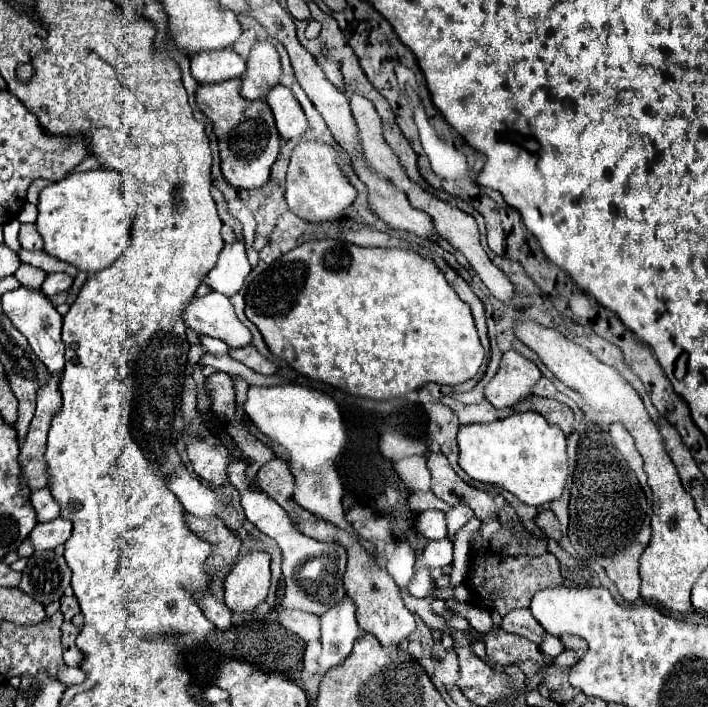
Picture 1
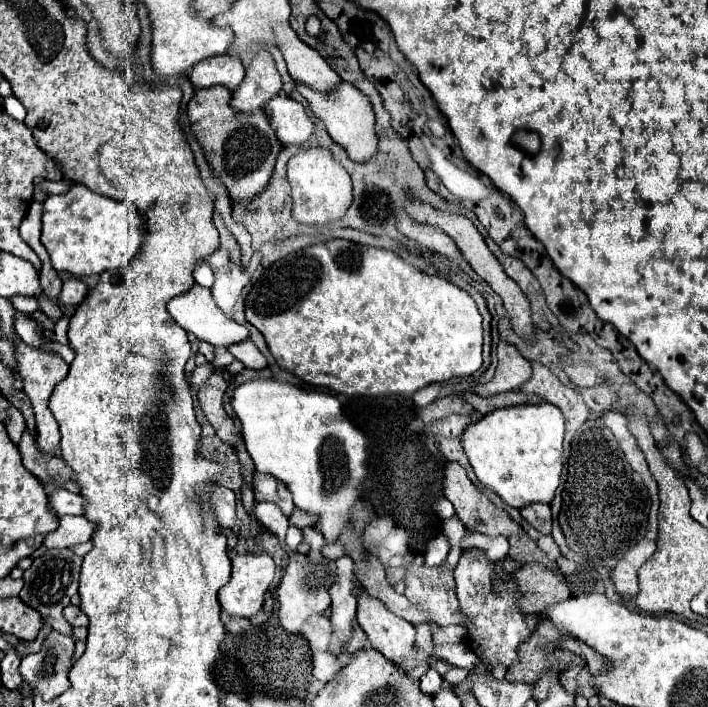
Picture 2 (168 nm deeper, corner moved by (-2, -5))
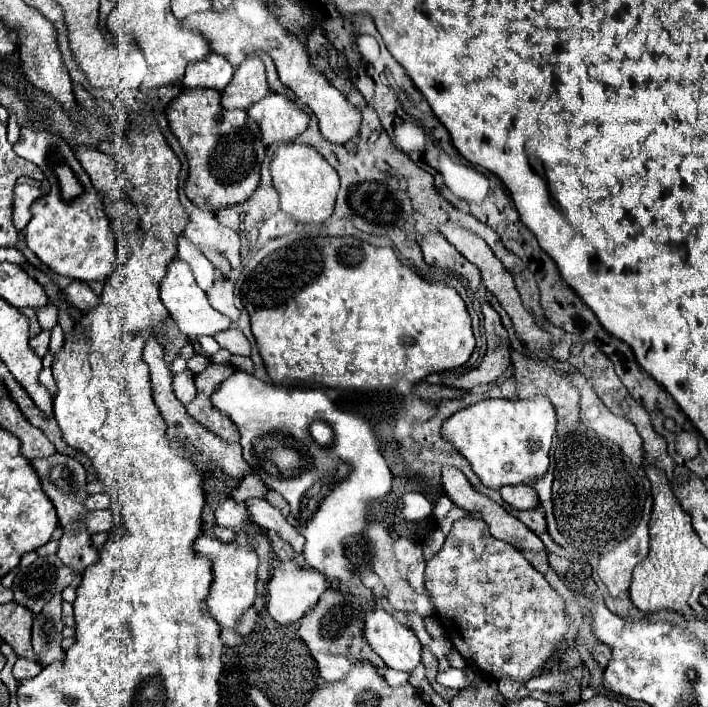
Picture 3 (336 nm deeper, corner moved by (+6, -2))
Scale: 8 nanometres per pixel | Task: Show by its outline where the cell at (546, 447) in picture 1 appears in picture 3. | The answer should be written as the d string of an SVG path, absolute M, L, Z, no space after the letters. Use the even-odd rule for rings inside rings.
M547 398L481 400L443 422L443 436L467 458L479 480L493 490L533 484L549 470L549 450L555 434L555 408Z

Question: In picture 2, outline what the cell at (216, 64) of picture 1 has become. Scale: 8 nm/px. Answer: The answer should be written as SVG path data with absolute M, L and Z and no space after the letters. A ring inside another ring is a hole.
M223 53L223 55L215 55L215 57L199 61L193 67L189 81L193 83L195 89L223 85L233 91L235 87L239 87L243 77L245 77L245 69L243 69L241 61Z

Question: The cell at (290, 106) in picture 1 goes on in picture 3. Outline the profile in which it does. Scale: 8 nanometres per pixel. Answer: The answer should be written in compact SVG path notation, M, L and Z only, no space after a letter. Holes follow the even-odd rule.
M269 92L263 100L255 102L247 110L247 116L259 124L265 146L291 142L309 126L309 116L295 104L295 100L277 92Z

